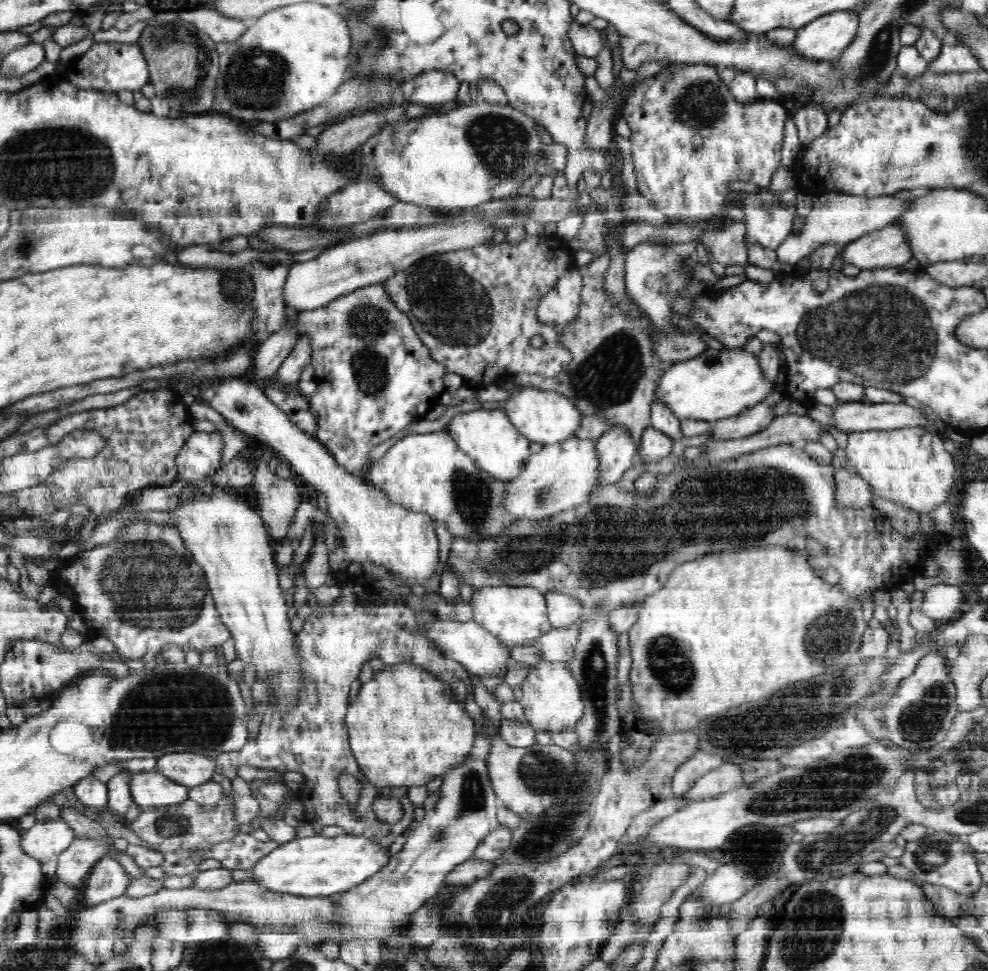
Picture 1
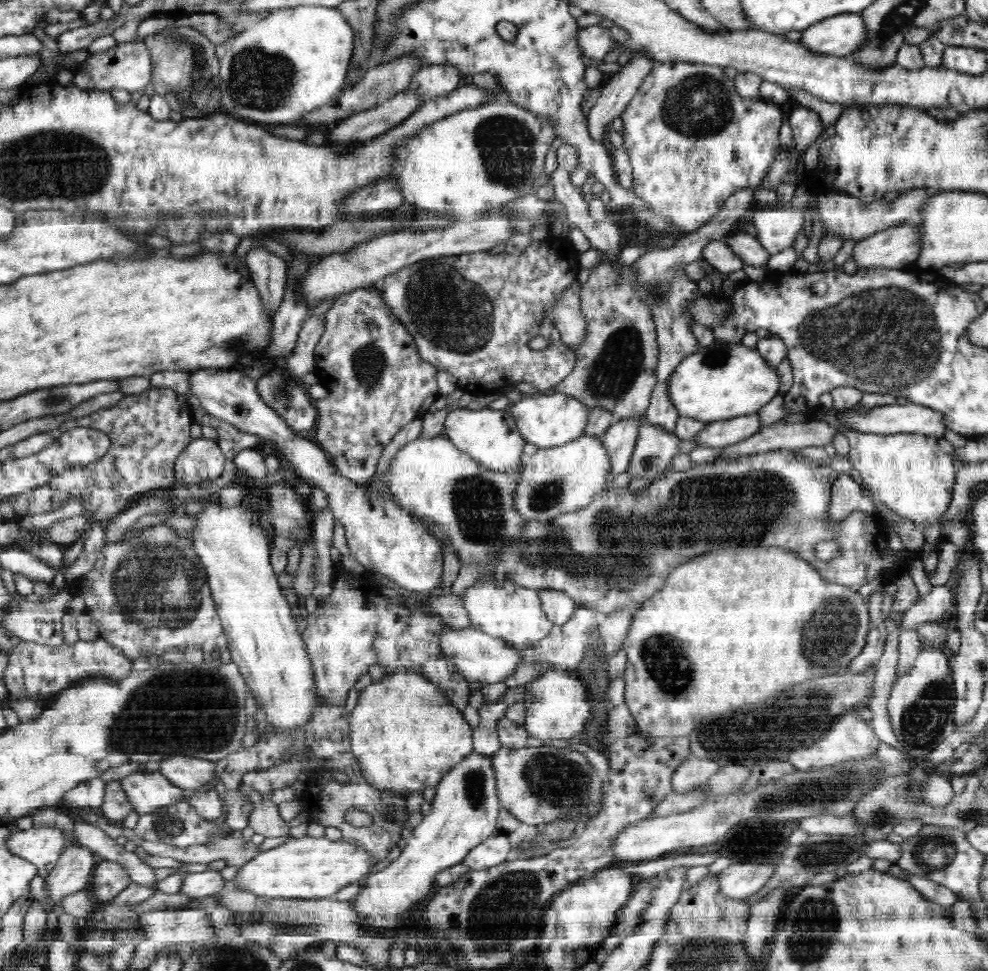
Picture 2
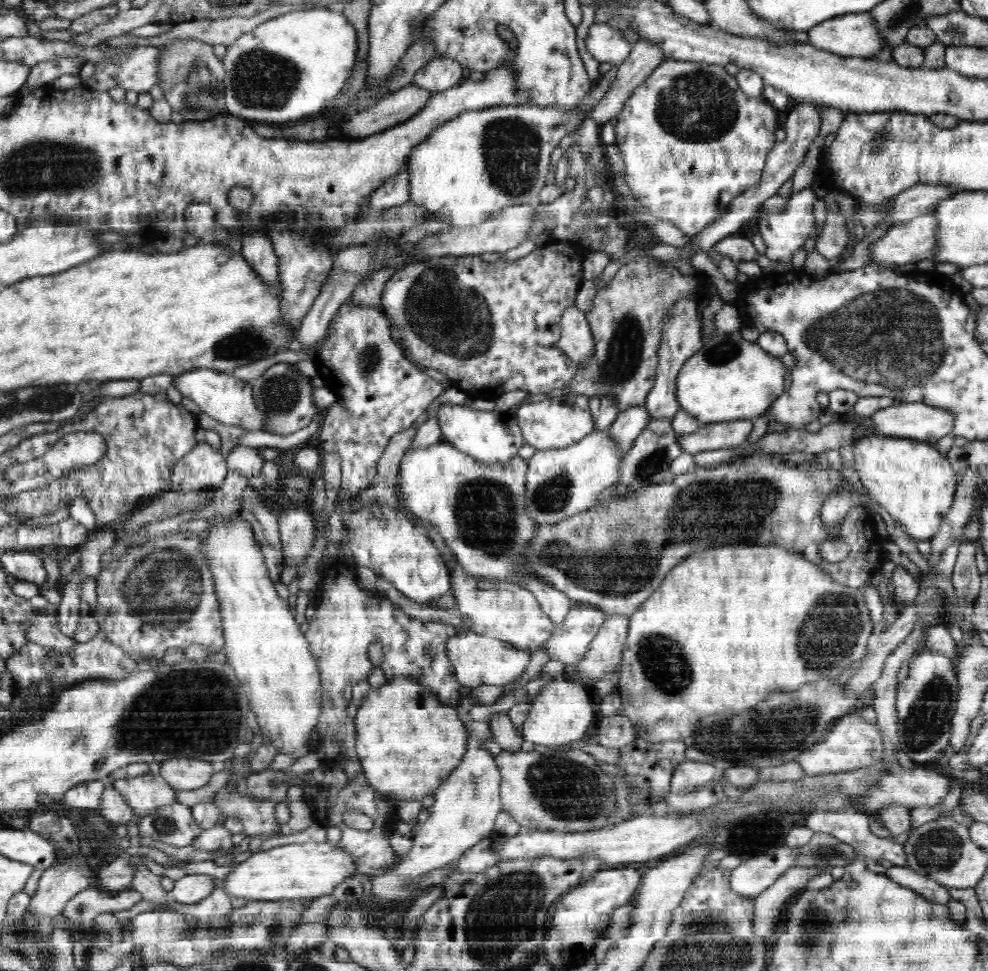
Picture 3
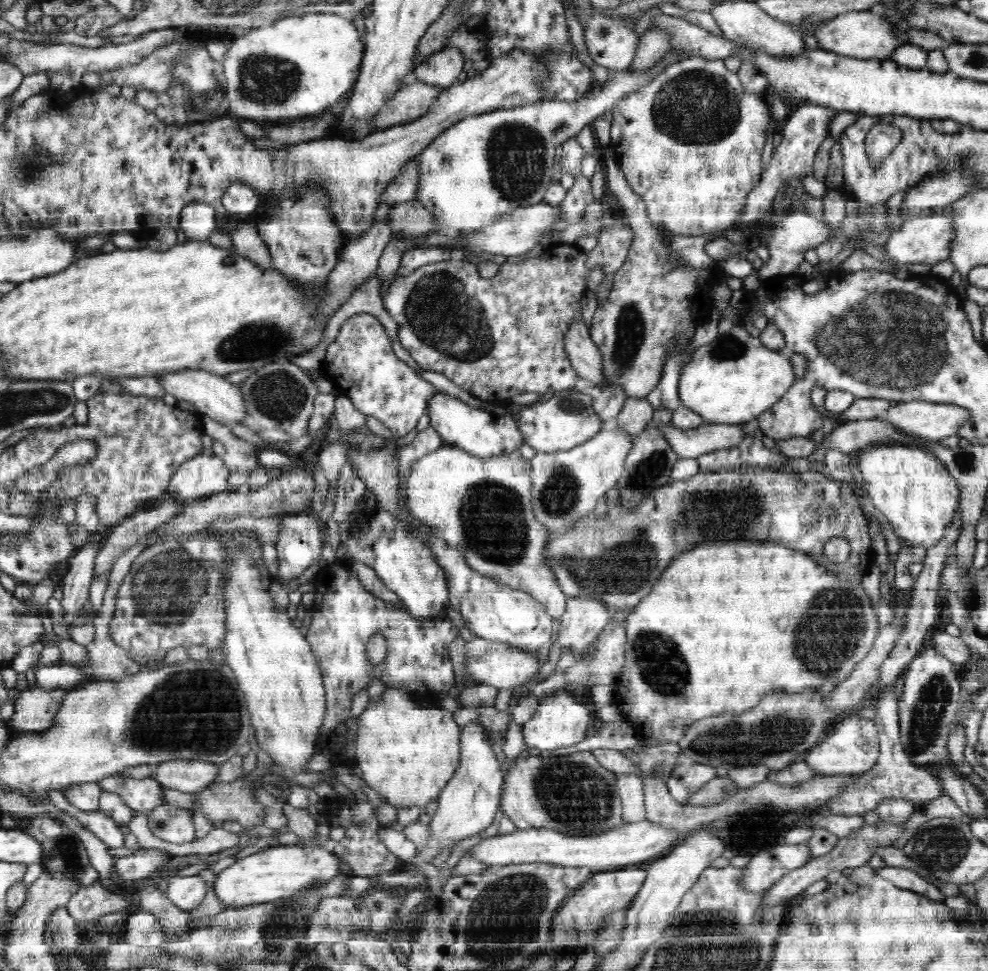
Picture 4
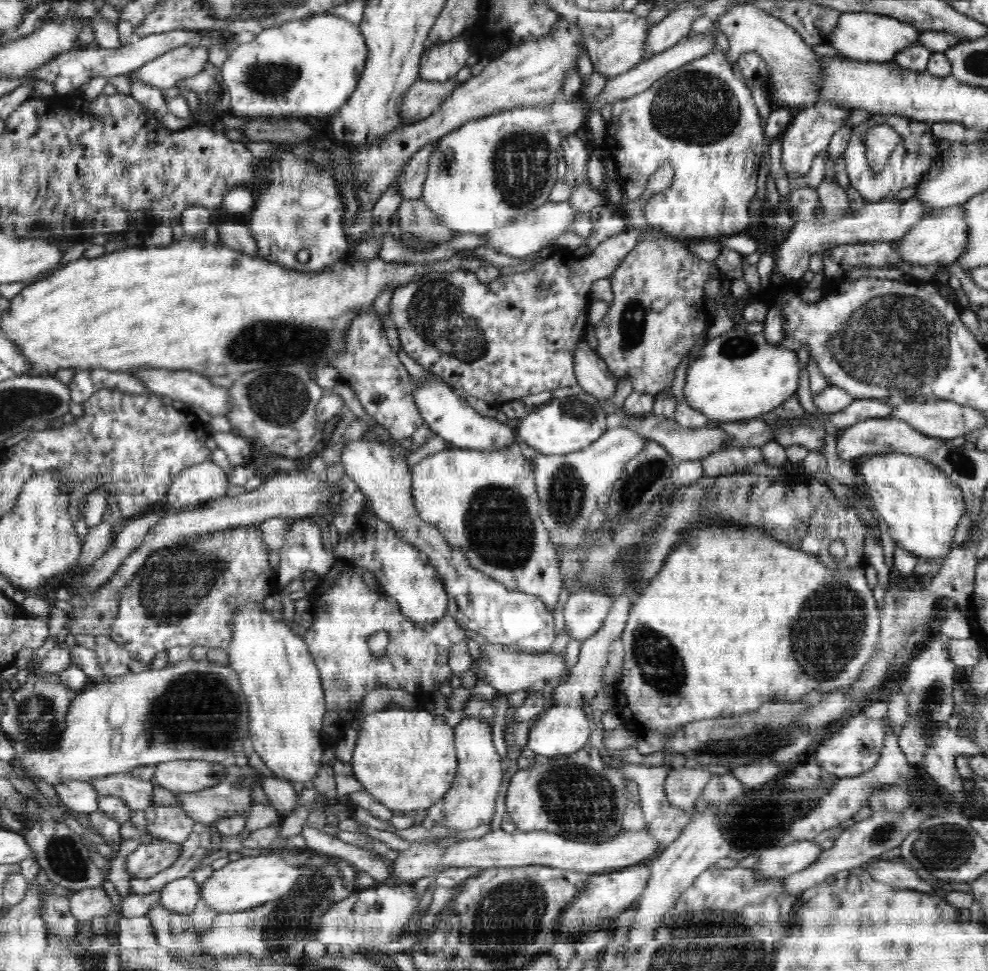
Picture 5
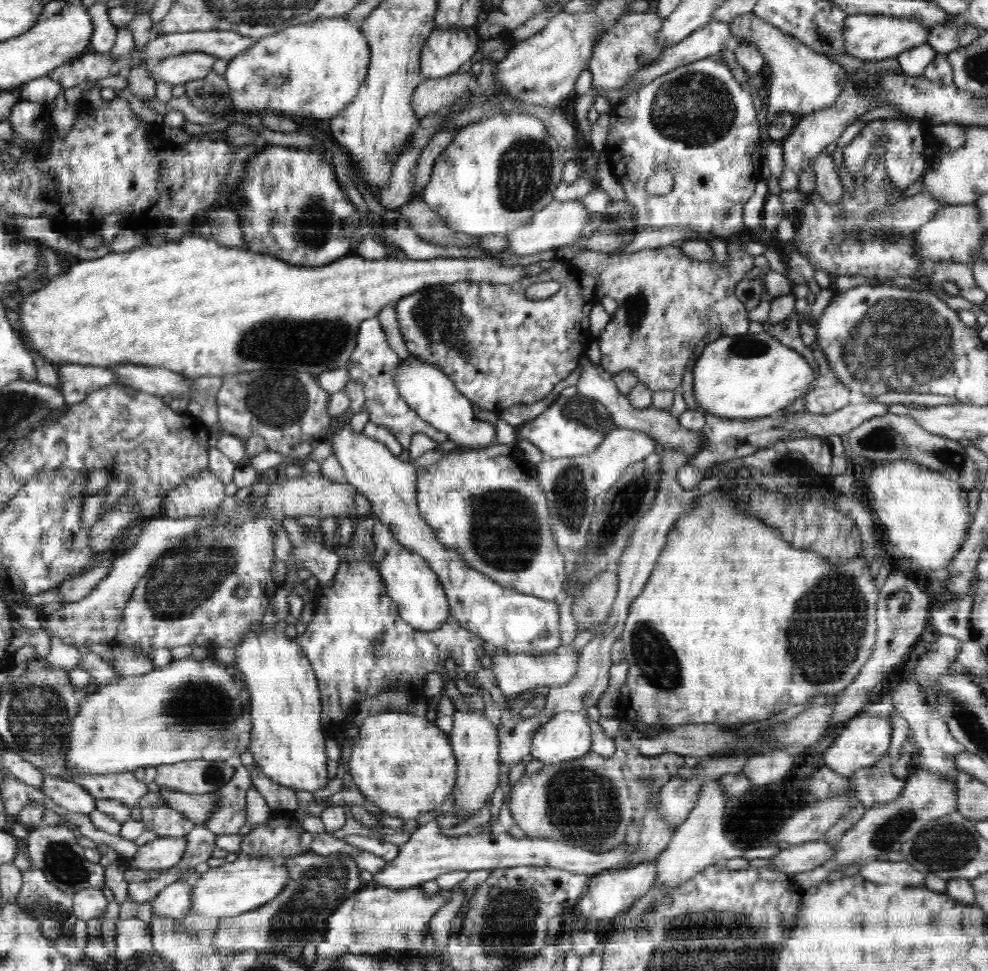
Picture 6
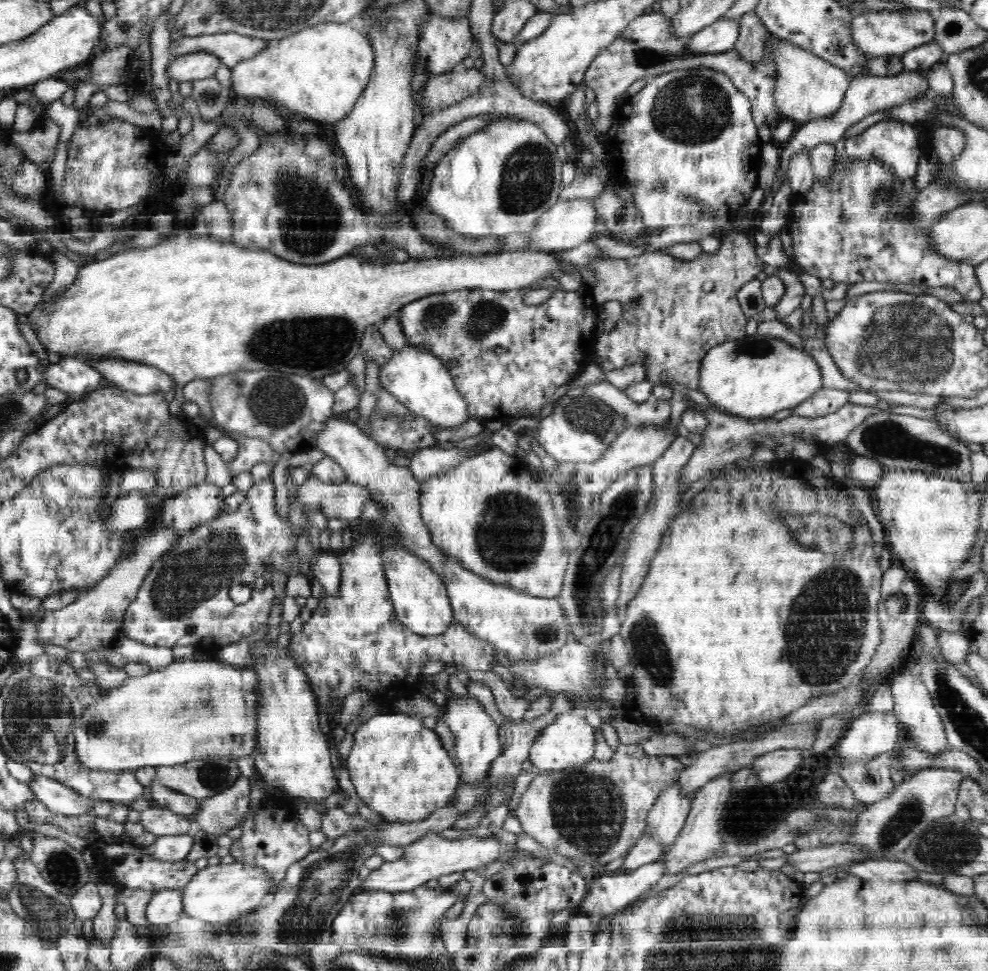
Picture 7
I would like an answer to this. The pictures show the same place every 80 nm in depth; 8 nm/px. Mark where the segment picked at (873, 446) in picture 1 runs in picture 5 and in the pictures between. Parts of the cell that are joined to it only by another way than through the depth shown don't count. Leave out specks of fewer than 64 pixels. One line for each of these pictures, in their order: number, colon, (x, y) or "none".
2: (909, 473)
3: (909, 478)
4: (913, 489)
5: (922, 506)

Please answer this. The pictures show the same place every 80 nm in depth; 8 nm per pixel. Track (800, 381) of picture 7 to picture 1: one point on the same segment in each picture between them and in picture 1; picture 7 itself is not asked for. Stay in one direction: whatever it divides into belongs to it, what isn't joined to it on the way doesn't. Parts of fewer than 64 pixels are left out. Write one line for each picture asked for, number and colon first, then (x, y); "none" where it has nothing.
1: (718, 384)
2: (723, 381)
3: (730, 378)
4: (734, 379)
5: (737, 376)
6: (747, 376)

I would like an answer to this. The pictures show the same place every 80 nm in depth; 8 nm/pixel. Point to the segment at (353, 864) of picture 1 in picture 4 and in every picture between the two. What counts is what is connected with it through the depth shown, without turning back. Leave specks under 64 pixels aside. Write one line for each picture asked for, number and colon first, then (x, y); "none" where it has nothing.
2: (307, 868)
3: (309, 870)
4: (278, 871)

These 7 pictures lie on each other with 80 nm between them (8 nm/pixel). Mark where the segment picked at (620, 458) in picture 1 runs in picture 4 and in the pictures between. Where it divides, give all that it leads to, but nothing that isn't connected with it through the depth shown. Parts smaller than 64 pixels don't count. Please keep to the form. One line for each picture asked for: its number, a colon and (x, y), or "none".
2: (620, 438)
3: (628, 425)
4: (636, 414)

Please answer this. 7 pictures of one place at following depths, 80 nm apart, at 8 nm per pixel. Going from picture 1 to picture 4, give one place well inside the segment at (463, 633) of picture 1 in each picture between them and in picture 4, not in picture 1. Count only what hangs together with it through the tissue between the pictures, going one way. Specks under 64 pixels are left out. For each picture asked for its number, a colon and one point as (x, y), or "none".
2: (481, 658)
3: (478, 660)
4: (498, 664)

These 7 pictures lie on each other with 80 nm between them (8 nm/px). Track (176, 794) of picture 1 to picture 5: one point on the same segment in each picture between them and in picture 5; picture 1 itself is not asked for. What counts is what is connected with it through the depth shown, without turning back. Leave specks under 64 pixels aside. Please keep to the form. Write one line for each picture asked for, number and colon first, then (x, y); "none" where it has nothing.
2: (146, 791)
3: (144, 794)
4: (142, 795)
5: (136, 793)

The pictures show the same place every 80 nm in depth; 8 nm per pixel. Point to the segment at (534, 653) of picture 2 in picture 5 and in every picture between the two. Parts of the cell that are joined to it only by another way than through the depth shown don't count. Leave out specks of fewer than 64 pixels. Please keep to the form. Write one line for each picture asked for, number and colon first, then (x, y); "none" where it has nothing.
3: (569, 643)
4: (584, 618)
5: (585, 612)

